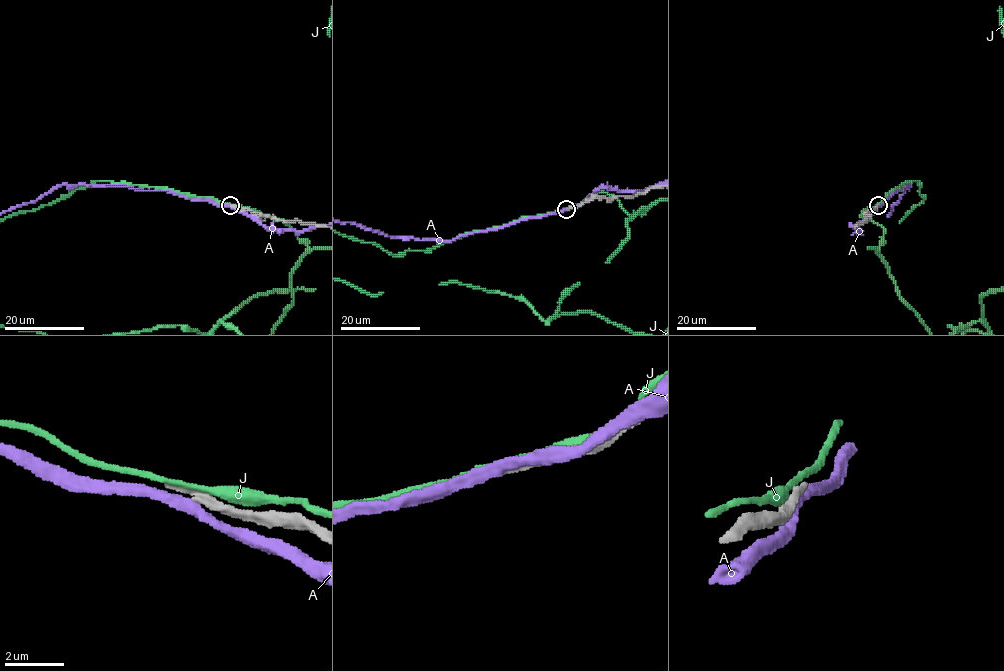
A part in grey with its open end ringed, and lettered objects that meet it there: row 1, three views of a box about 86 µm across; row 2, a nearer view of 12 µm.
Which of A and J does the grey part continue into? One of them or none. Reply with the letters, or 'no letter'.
no letter

